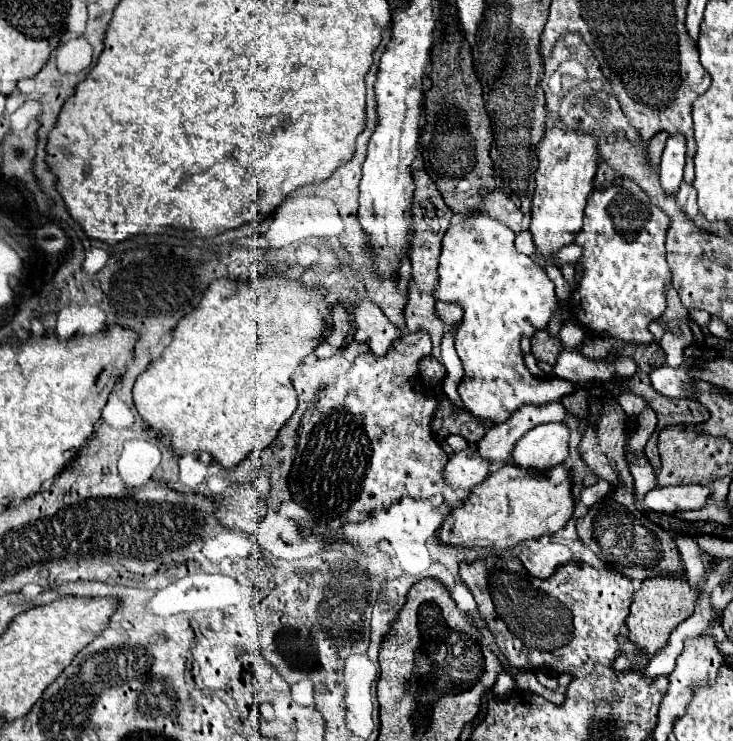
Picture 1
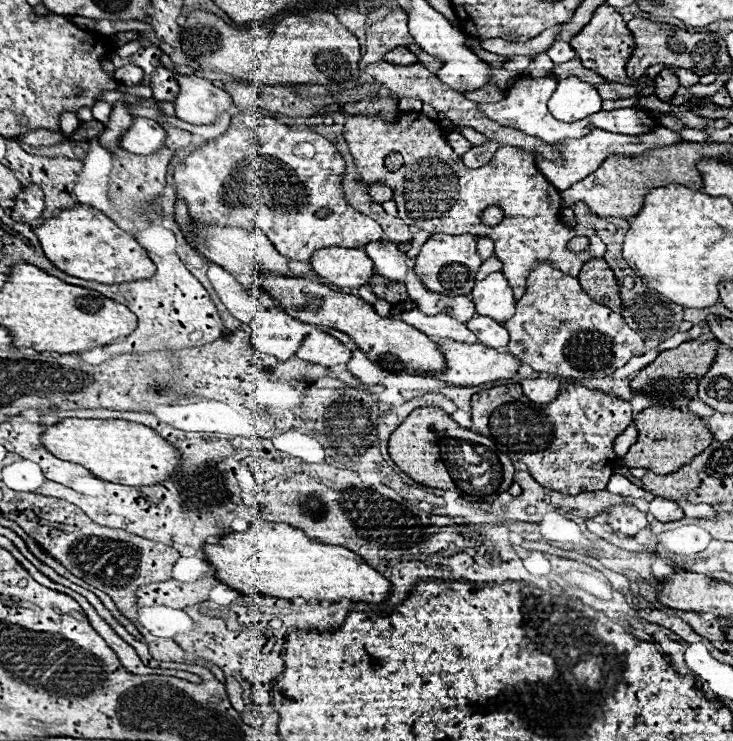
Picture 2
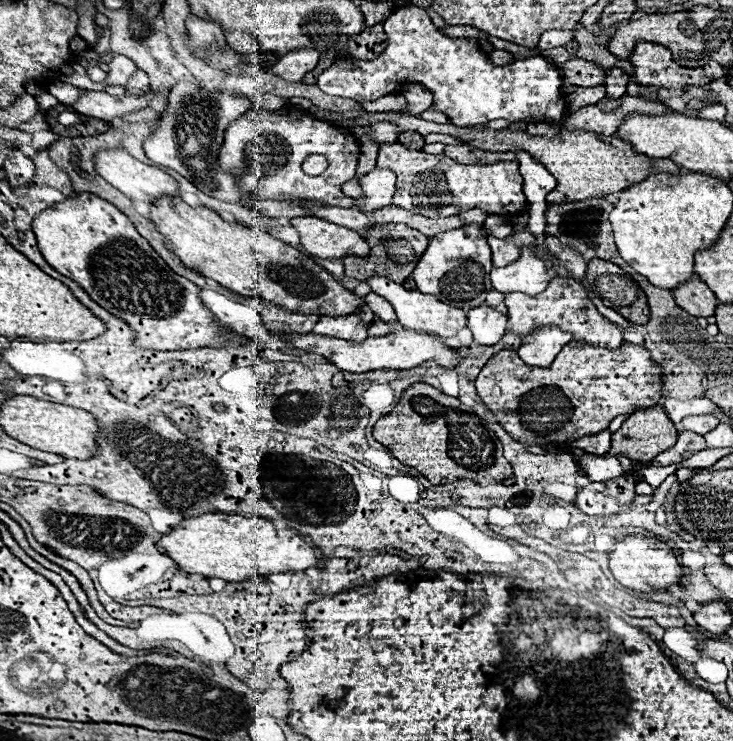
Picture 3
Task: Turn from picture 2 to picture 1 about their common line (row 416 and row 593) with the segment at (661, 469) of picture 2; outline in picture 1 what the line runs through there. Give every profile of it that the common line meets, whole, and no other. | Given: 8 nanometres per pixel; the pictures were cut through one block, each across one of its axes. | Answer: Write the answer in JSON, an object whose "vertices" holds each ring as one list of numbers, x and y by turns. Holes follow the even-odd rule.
{"vertices":[[684,574,654,576,654,578,644,580,642,588,634,594,634,602,630,606,630,616,626,618,628,640,644,654,658,652,662,646,666,646,670,632,694,612,696,600,698,600,698,592,688,584,688,578]]}

